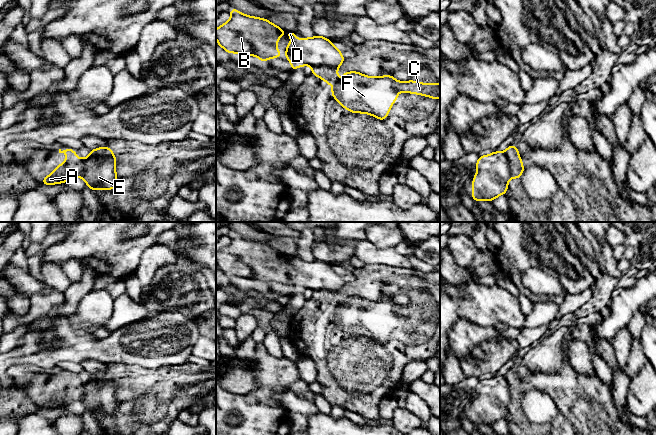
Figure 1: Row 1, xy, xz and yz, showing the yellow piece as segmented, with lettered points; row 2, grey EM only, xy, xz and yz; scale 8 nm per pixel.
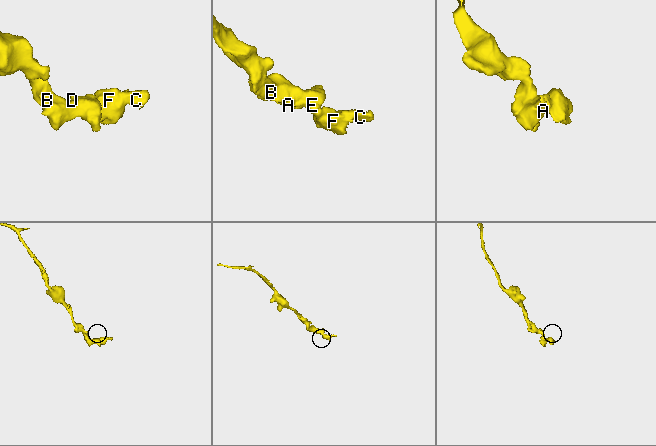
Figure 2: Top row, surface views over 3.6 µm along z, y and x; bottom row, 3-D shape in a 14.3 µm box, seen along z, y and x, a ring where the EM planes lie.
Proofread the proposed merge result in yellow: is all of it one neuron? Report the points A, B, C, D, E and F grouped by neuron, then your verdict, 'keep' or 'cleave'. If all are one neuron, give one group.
A B D E / C F | cleave

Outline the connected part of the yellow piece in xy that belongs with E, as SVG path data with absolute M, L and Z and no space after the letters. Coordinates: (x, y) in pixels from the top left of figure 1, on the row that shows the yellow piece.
M59 149L59 153L67 155L67 159L57 166L46 178L41 180L43 185L66 183L73 177L81 177L92 191L116 189L118 185L116 176L115 154L104 158L91 157L77 158L74 149Z

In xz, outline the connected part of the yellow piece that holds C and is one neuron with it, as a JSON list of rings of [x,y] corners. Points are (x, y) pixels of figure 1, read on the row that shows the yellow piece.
[[[330,66],[312,67],[312,75],[323,79],[330,86],[337,85],[330,92],[351,113],[364,113],[386,120],[399,91],[440,98],[440,83],[419,83],[413,80],[401,82],[392,75],[369,77],[357,71],[343,73],[343,78],[337,81],[337,71]]]

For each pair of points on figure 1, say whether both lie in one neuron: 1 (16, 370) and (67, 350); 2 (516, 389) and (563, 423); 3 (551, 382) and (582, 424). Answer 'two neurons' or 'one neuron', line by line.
1: two neurons
2: one neuron
3: one neuron

